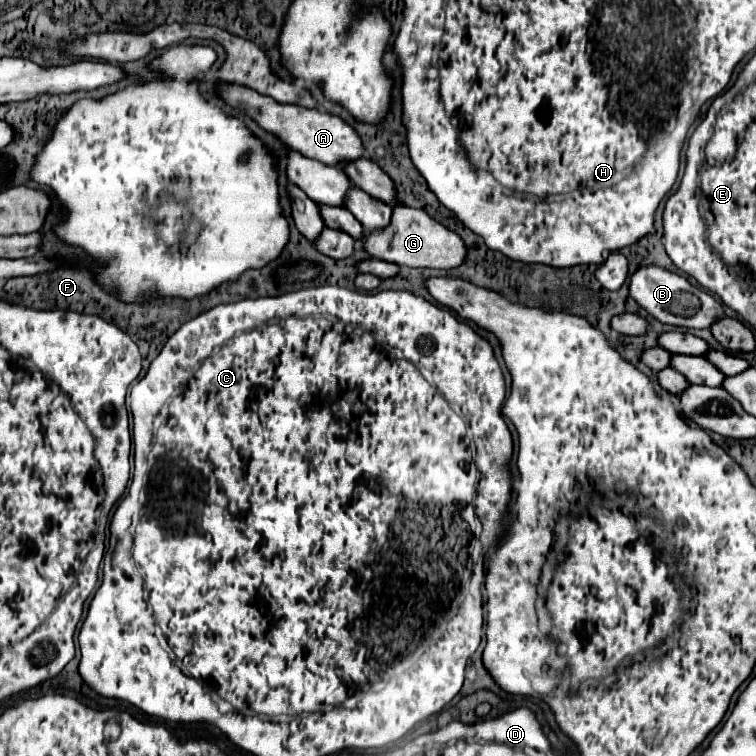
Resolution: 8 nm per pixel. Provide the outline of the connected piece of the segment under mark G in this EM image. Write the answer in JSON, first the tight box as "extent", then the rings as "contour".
{"extent":[364,206,468,270],"contour":[[[396,206],[388,228],[366,234],[364,250],[368,254],[372,254],[374,258],[382,258],[382,260],[394,262],[398,266],[452,270],[464,262],[468,246],[456,232],[452,232],[446,226],[442,226],[440,222],[432,220],[426,212],[408,208],[408,206]]]}

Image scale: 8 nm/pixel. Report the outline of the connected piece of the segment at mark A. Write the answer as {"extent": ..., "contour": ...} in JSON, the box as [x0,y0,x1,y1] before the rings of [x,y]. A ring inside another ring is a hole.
{"extent":[220,84,364,166],"contour":[[[220,84],[220,94],[228,106],[244,108],[260,124],[260,128],[276,134],[292,150],[302,152],[302,156],[306,158],[320,160],[322,164],[328,164],[328,166],[338,166],[338,164],[342,166],[346,162],[354,162],[364,156],[364,144],[360,136],[340,116],[332,116],[320,110],[310,110],[296,104],[280,104],[270,96],[262,96],[246,86],[236,86],[236,84]]]}

